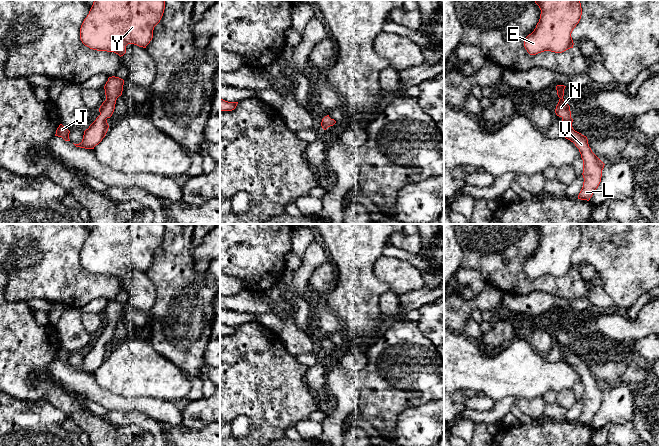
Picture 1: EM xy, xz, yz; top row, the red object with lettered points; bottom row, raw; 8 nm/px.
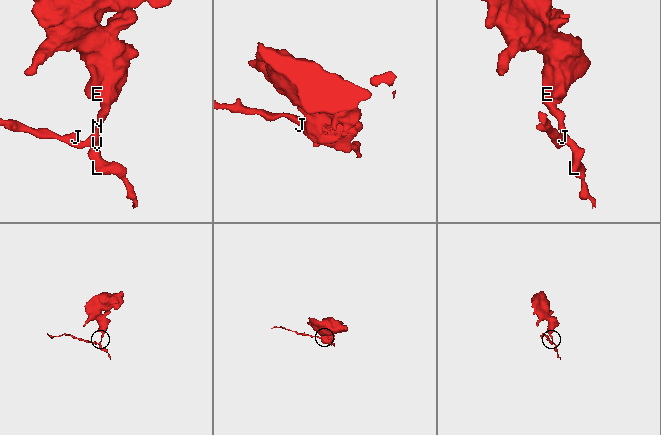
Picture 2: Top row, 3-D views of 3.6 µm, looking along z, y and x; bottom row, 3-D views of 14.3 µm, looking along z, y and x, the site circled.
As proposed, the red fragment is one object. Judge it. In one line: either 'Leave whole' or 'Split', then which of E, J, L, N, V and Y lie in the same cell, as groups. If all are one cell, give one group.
Leave whole. Groups: E J L N V Y

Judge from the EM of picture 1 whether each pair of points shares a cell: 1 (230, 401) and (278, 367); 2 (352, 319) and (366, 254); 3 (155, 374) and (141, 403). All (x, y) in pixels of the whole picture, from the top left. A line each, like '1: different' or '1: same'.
1: same
2: same
3: different

